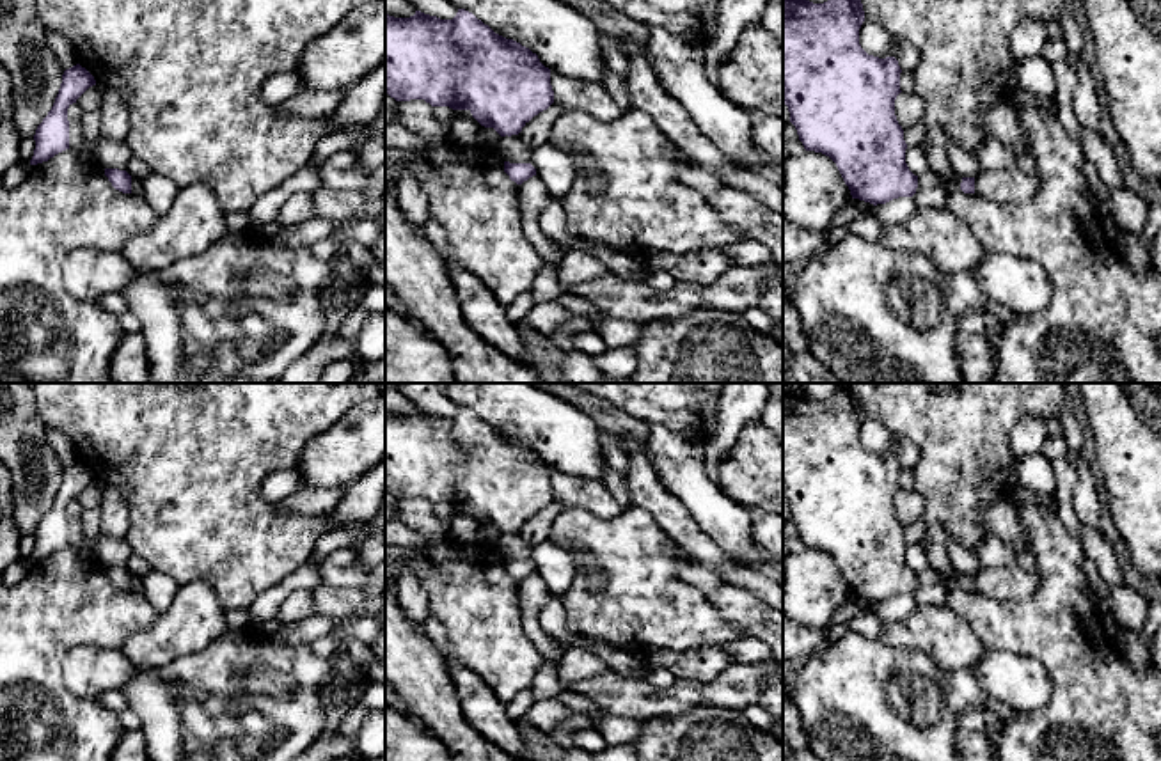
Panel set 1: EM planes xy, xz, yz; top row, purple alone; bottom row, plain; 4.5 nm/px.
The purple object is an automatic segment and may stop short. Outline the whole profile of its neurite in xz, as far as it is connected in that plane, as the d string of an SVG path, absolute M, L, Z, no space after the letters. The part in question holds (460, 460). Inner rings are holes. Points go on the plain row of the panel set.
M458 406L453 417L415 408L410 415L385 412L385 490L396 498L424 497L431 504L469 507L501 534L518 532L554 500L550 467L538 452L495 431L472 410Z

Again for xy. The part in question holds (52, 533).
M80 461L64 468L55 500L36 527L36 546L30 562L48 559L69 546L67 506L92 482L96 482L94 474Z

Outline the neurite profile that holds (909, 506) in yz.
M900 490L895 497L895 513L902 527L918 523L925 513L923 497L916 490Z

